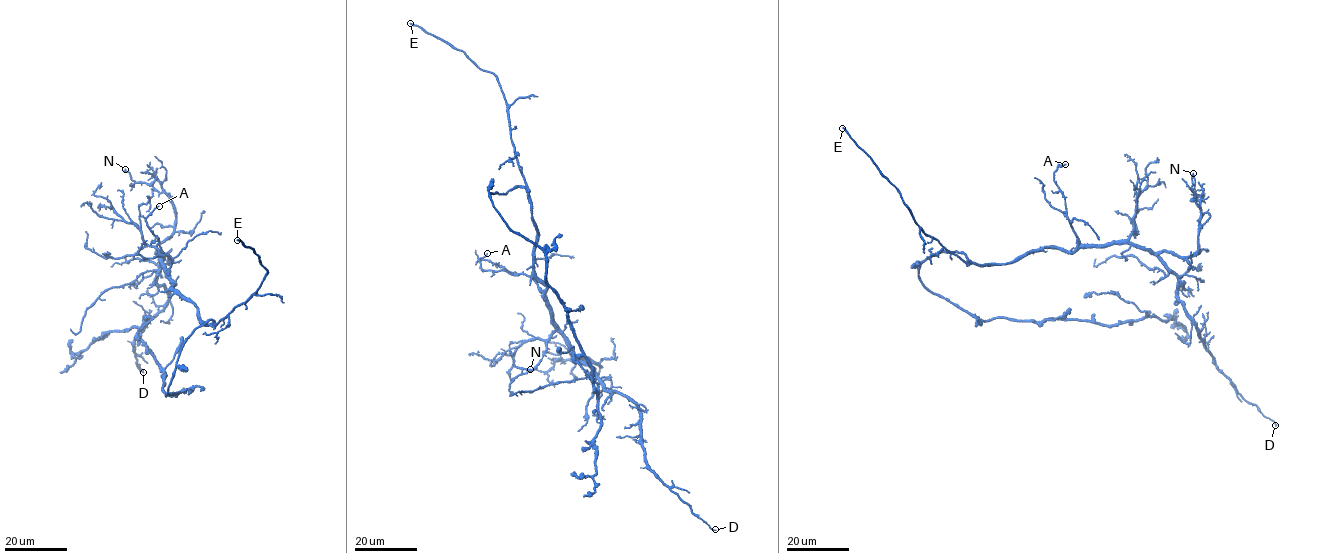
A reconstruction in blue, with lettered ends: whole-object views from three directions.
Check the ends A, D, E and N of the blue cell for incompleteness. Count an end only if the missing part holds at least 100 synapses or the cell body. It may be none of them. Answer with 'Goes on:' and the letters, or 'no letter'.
Goes on: E

